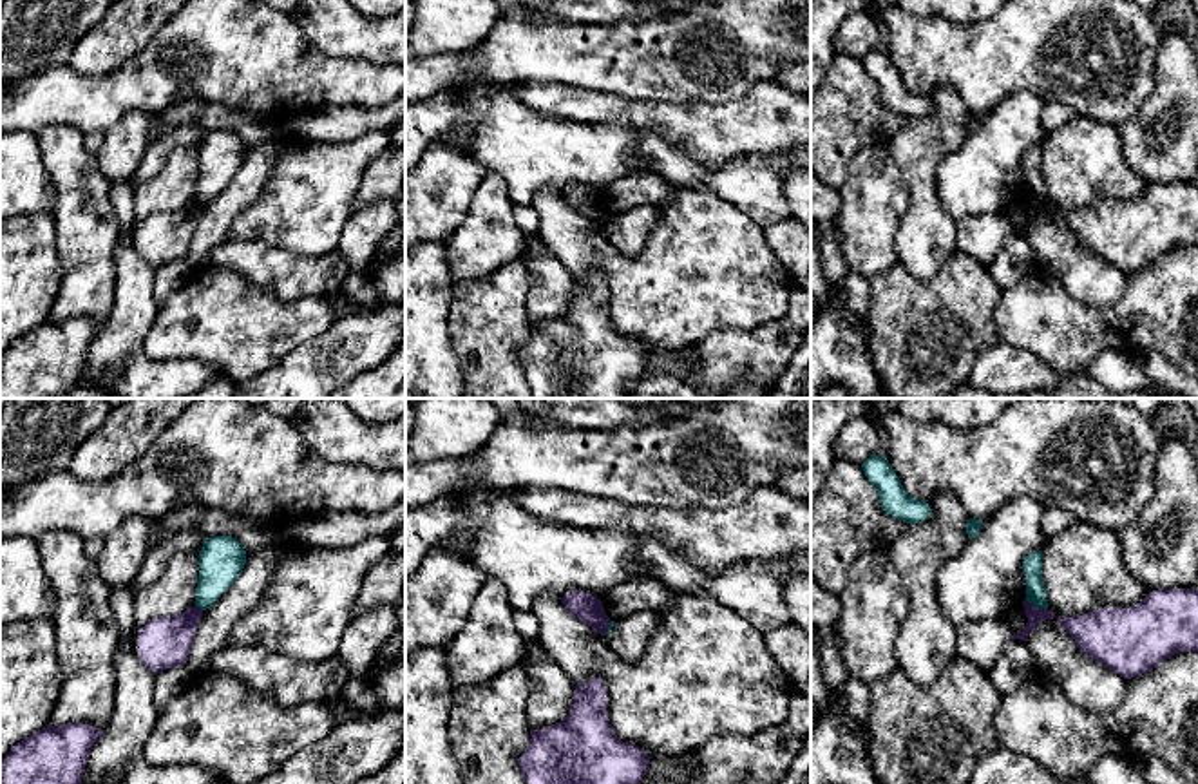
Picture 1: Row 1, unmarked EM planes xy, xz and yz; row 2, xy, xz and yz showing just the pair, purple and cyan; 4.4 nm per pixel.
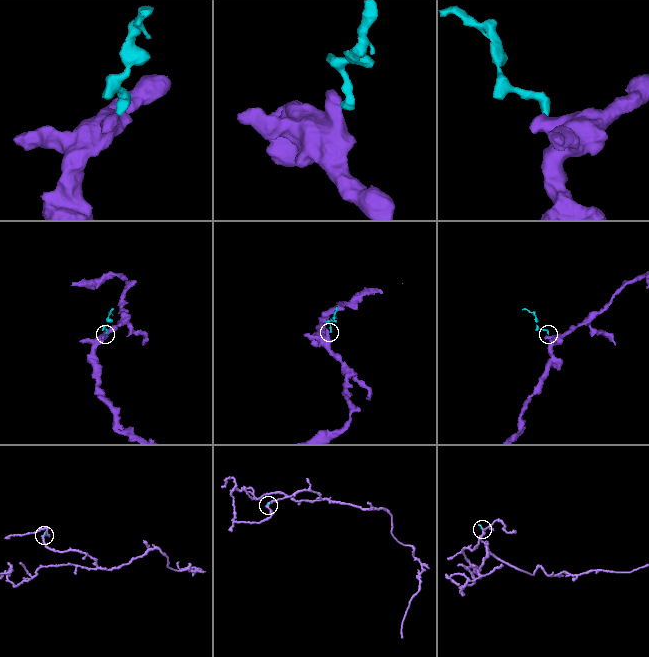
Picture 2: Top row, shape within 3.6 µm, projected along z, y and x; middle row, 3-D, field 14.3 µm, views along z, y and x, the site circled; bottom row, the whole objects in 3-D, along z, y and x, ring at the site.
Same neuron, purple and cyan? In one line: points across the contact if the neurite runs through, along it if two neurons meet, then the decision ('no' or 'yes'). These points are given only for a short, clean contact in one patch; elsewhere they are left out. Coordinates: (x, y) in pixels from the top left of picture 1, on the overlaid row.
border along yz (1025, 600), (1046, 609); no

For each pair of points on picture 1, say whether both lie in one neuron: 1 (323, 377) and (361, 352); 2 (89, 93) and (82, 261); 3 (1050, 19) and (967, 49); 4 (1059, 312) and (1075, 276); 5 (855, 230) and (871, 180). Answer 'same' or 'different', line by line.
1: same
2: different
3: same
4: different
5: same

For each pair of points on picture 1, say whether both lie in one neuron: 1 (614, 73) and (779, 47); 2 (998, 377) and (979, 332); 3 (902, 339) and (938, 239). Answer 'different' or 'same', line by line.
1: same
2: different
3: different

